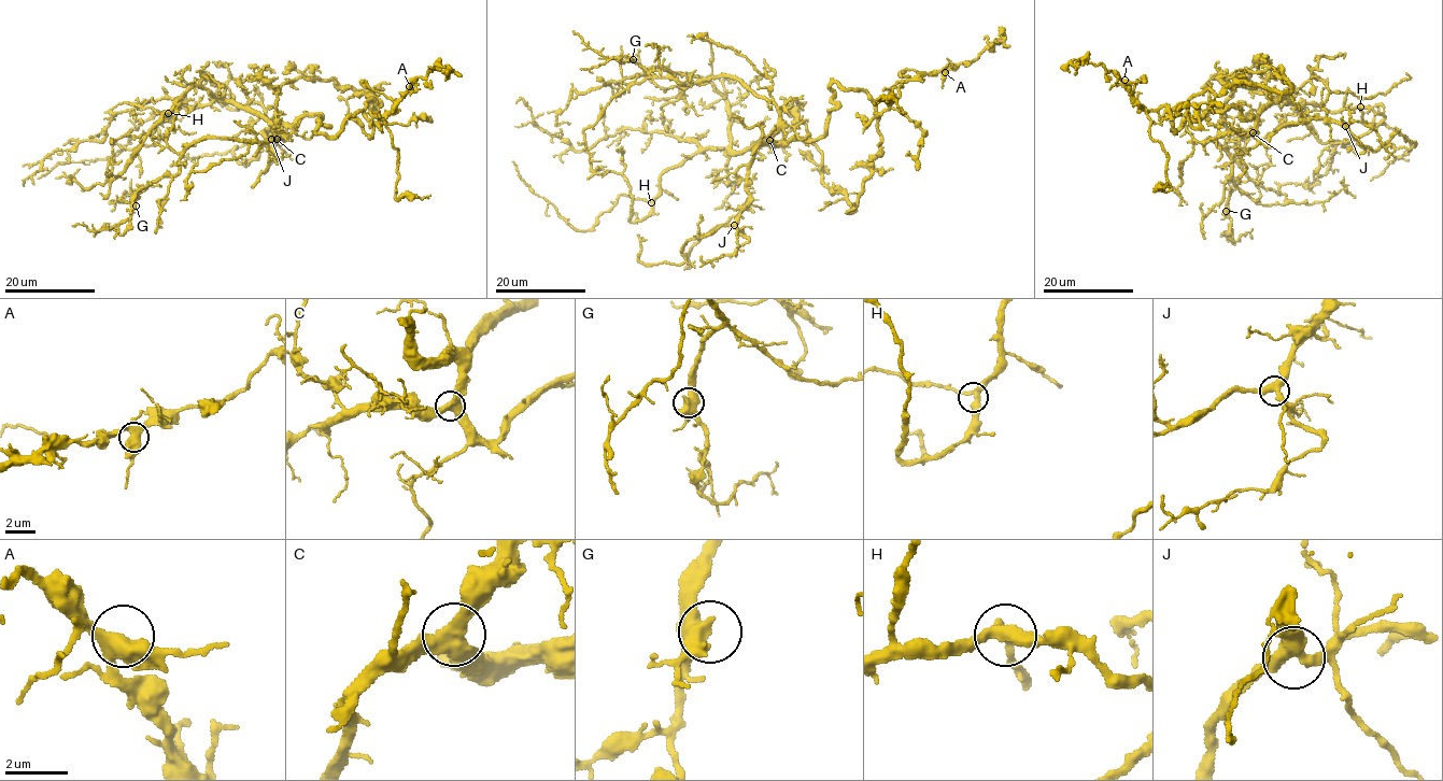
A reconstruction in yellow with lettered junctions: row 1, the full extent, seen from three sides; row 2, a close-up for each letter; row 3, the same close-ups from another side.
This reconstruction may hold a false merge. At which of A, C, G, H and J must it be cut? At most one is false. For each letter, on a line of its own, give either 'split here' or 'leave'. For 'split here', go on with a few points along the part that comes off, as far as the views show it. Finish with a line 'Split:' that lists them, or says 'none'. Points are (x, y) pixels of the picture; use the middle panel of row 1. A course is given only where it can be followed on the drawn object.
A: leave
C: leave
G: leave
H: leave
J: leave
Split: none

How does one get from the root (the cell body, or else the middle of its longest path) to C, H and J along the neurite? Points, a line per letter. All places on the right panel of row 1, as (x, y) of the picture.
C: (1219, 111), (1241, 109), (1243, 116), (1254, 118), (1253, 132)
H: (1219, 111), (1241, 109), (1245, 117), (1256, 118), (1283, 95), (1295, 104), (1314, 103), (1330, 112), (1360, 107)
J: (1219, 111), (1241, 109), (1243, 116), (1254, 118), (1262, 142), (1284, 126), (1313, 117), (1345, 126)

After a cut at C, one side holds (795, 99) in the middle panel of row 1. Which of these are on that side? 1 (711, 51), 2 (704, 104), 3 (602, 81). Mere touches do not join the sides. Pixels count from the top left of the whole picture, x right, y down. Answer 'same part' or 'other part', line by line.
1: other part
2: other part
3: other part

